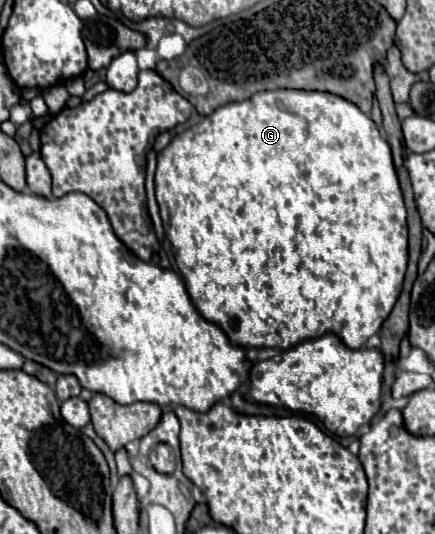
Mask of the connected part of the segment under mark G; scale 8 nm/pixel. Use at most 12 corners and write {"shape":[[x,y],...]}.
{"shape":[[330,92],[224,104],[154,182],[196,310],[232,344],[396,304],[406,208]]}

